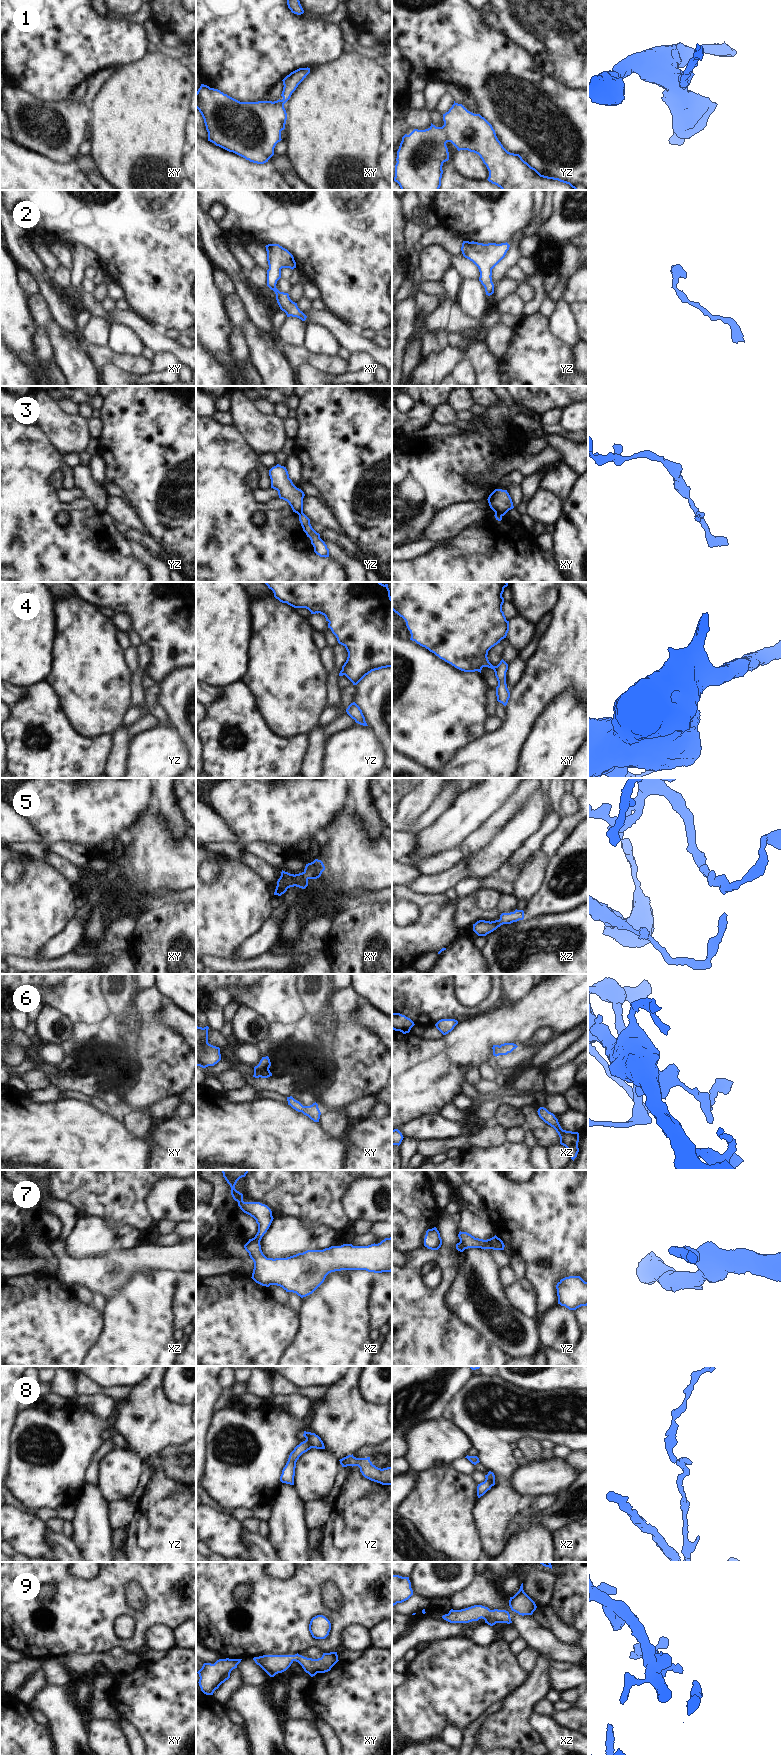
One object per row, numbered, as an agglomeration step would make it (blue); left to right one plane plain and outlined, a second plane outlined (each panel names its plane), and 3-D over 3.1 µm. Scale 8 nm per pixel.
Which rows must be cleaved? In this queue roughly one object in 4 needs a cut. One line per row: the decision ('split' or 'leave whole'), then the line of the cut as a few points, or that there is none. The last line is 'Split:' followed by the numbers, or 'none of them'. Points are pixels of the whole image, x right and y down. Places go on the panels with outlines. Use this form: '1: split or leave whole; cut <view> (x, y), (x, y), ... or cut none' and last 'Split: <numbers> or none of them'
1: split; cut xy (273, 102), (283, 104)
2: leave whole; cut none
3: split; cut yz (302, 512), (298, 514)
4: split; cut xy (496, 666), (494, 671)
5: leave whole; cut none
6: leave whole; cut none
7: split; cut yz (460, 1241), (466, 1248)
8: split; cut xz (486, 1477), (491, 1486)
9: leave whole; cut none
Split: 1, 3, 4, 7, 8

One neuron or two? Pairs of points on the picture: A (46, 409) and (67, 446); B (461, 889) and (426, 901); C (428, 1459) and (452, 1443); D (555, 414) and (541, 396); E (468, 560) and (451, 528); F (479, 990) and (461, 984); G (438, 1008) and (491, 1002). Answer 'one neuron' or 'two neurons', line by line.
A: one neuron
B: two neurons
C: one neuron
D: two neurons
E: two neurons
F: one neuron
G: one neuron

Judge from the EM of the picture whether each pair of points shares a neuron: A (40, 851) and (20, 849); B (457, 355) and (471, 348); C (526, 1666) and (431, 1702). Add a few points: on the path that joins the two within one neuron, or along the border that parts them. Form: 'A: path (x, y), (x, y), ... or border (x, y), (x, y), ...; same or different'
A: path (35, 850), (25, 849); same
B: border (448, 344), (459, 347), (466, 357); different
C: border (515, 1656), (517, 1665), (527, 1674); different

